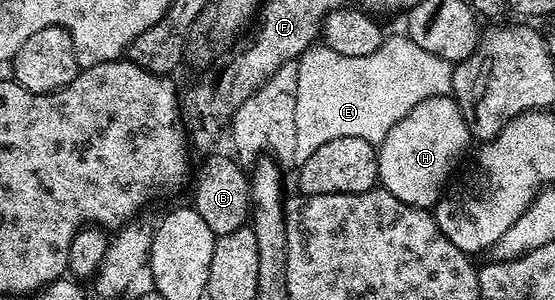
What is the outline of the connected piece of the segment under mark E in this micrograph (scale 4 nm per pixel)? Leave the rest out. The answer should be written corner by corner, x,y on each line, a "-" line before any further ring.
400,34
385,37
370,56
342,56
323,44
313,44
300,55
295,105
295,155
299,163
310,160
312,153
322,144
342,136
358,136
379,144
390,128
394,128
394,124
398,124
398,120
405,118
422,100
451,95
453,63
442,60
442,56
434,56
434,52
426,52
426,48
418,48
412,38

